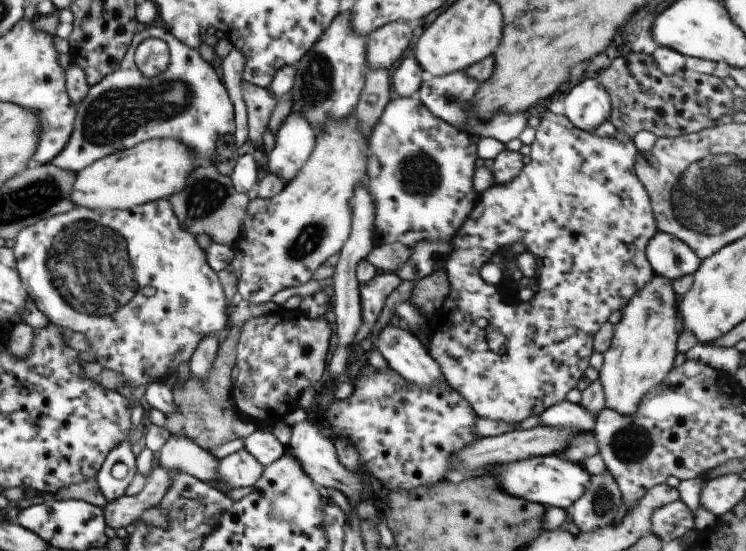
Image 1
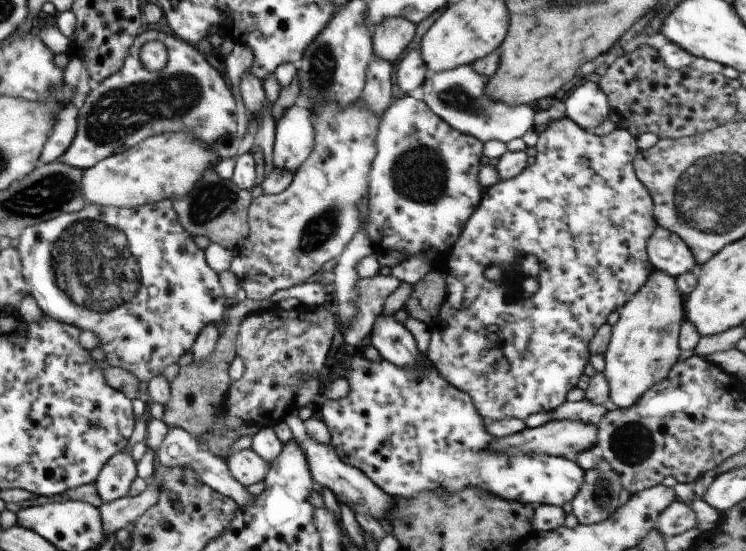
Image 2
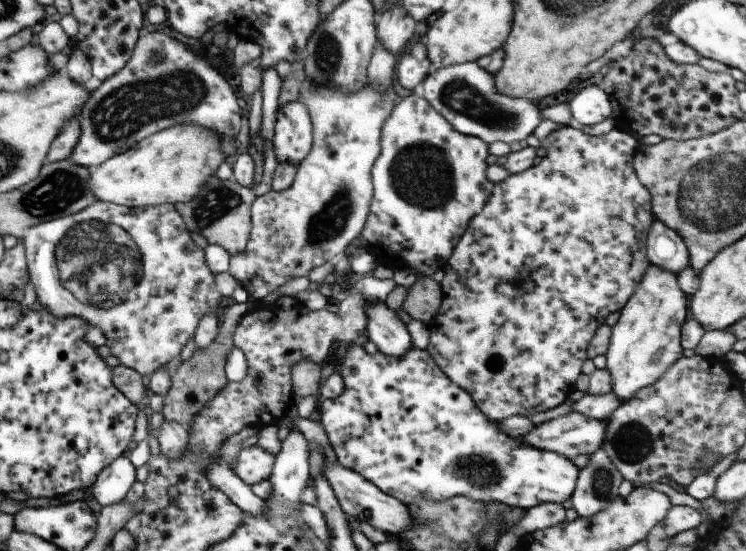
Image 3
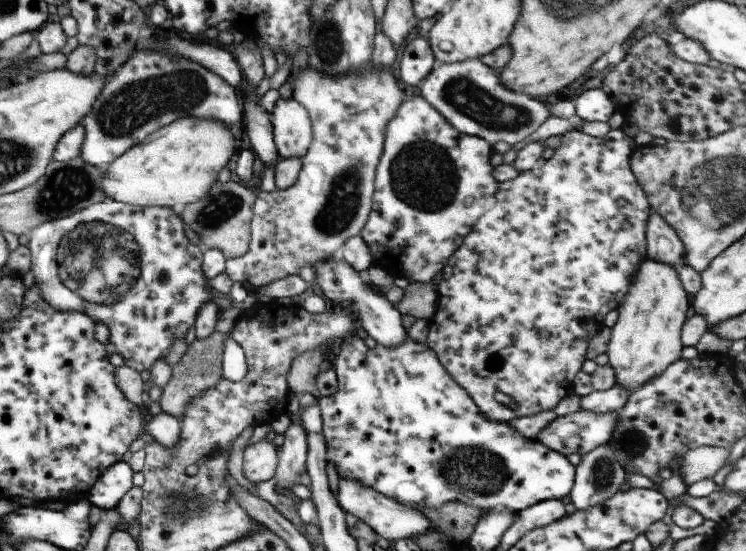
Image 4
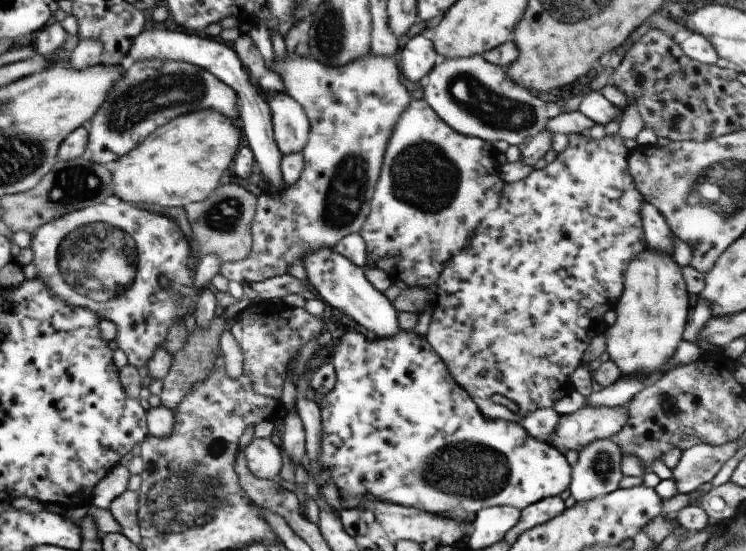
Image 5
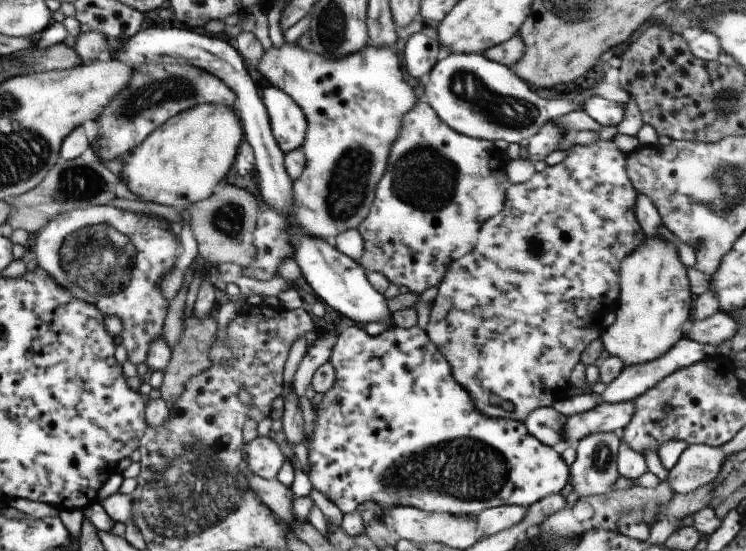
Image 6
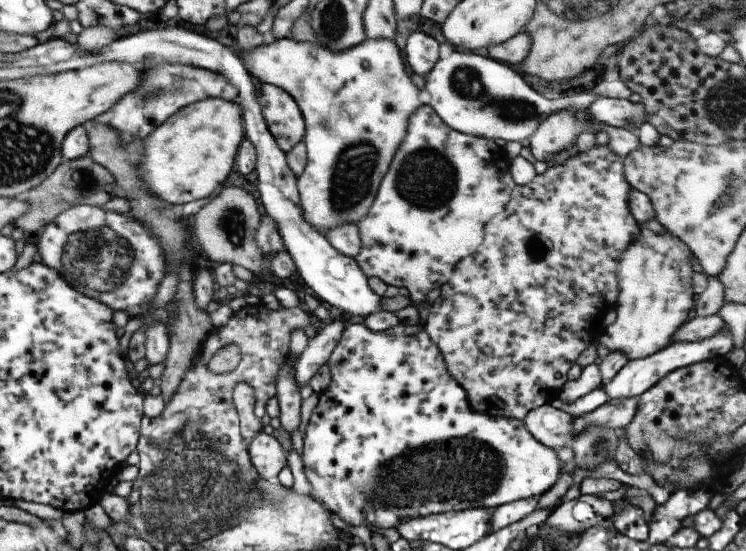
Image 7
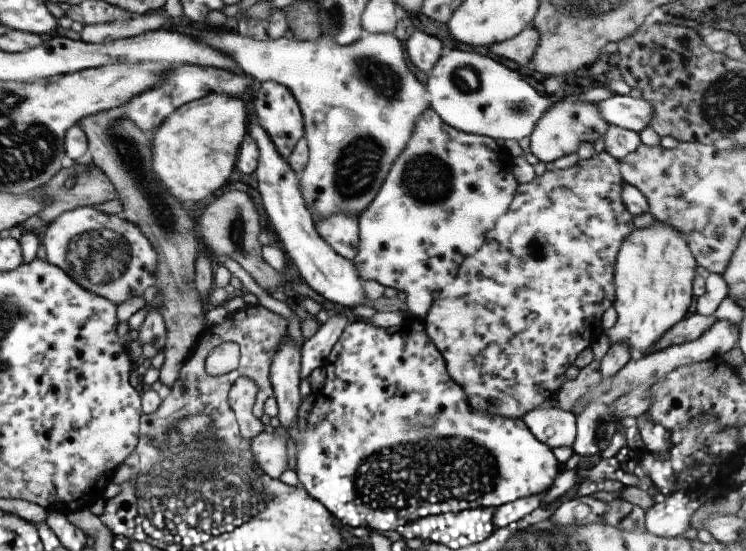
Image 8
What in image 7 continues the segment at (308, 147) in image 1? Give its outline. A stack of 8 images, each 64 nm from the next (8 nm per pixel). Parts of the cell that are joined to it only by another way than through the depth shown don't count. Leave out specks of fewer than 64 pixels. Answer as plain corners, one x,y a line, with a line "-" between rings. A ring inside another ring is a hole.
261,83
256,101
267,130
285,153
303,138
304,118
292,96
278,86

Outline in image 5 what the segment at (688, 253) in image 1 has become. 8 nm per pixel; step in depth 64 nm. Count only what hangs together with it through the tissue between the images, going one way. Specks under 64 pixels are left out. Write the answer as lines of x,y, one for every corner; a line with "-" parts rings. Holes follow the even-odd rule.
643,201
640,206
640,219
647,249
669,253
672,256
672,239
675,236
669,230
659,211
652,204

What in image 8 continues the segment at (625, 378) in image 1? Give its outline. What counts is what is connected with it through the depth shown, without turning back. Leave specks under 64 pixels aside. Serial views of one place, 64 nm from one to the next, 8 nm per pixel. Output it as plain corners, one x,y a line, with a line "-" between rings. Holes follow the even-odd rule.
654,220
649,226
634,228
621,241
616,252
612,283
614,299
612,307
616,312
615,324
603,331
611,343
625,343
629,350
645,354
676,322
688,316
687,307
691,304
693,268
696,266
688,244
682,234
670,224

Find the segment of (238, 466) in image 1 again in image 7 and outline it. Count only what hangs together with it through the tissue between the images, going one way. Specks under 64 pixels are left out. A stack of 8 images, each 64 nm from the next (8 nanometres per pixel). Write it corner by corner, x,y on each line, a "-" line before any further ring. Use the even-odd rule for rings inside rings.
259,432
248,442
247,450
257,474
265,481
275,481
279,470
285,466
279,442
272,435

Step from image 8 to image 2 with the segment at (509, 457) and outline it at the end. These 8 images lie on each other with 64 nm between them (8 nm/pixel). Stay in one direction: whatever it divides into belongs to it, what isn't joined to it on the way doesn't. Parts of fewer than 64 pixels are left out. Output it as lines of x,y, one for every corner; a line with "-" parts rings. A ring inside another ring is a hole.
359,353
352,356
349,368
340,372
348,382
347,395
336,400
325,399
318,410
318,418
329,432
329,442
336,455
346,465
360,470
389,496
412,499
423,491
456,493
469,487
504,501
535,507
543,504
562,506
577,492
584,470
573,459
548,454
508,455
488,451
494,436
486,431
486,421
474,409
469,396
451,386
433,365
408,369
383,359
370,361

